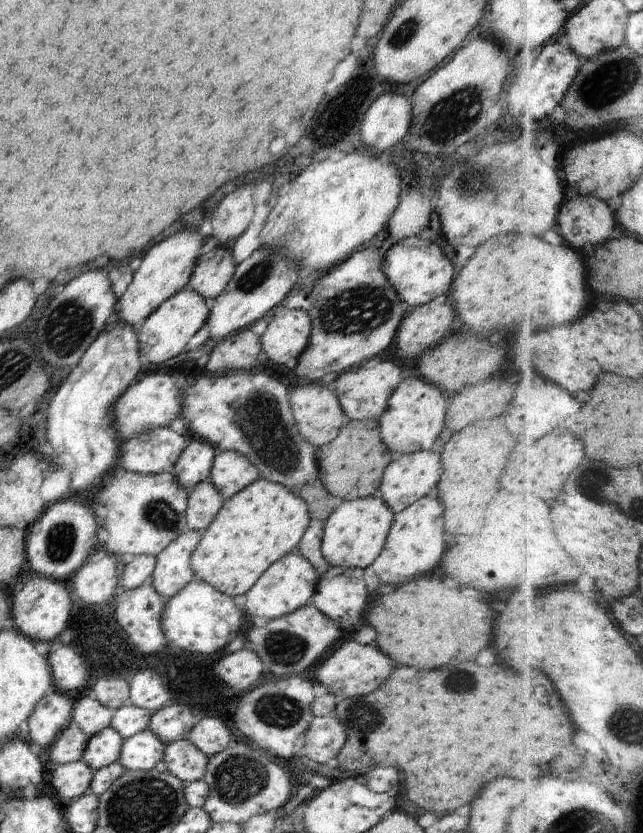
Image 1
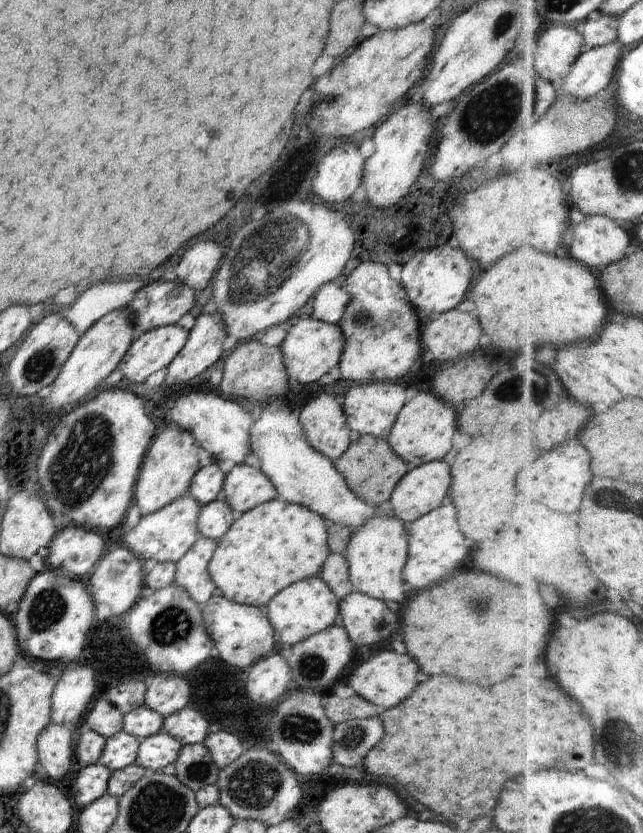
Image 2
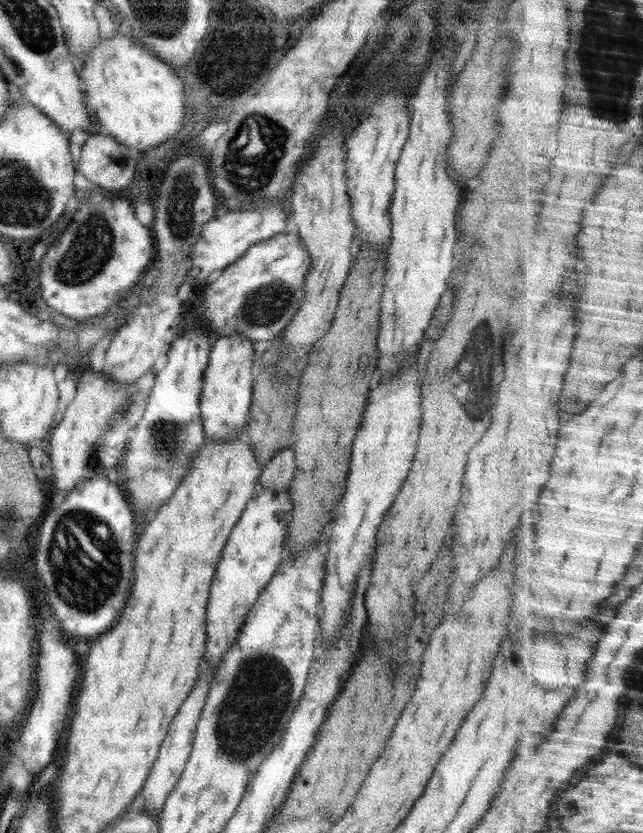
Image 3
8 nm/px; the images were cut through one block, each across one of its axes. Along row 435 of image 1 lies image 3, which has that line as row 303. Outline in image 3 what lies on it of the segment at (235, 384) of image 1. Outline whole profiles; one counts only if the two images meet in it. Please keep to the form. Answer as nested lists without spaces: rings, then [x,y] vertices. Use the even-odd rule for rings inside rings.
[[[280,233],[275,237],[253,244],[246,254],[228,265],[216,280],[206,285],[199,301],[193,300],[196,307],[194,316],[196,320],[200,320],[200,324],[208,332],[219,336],[241,337],[252,343],[280,338],[303,300],[304,281],[306,281],[310,261],[312,261],[310,254],[298,234]]]

